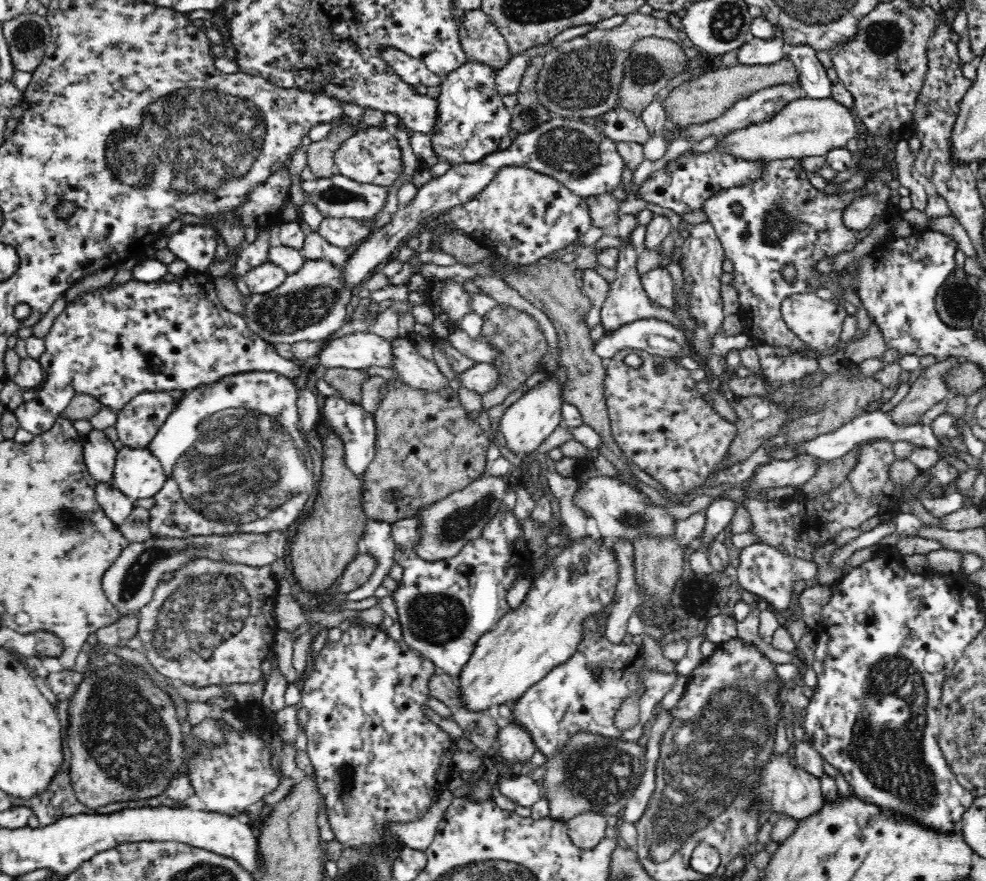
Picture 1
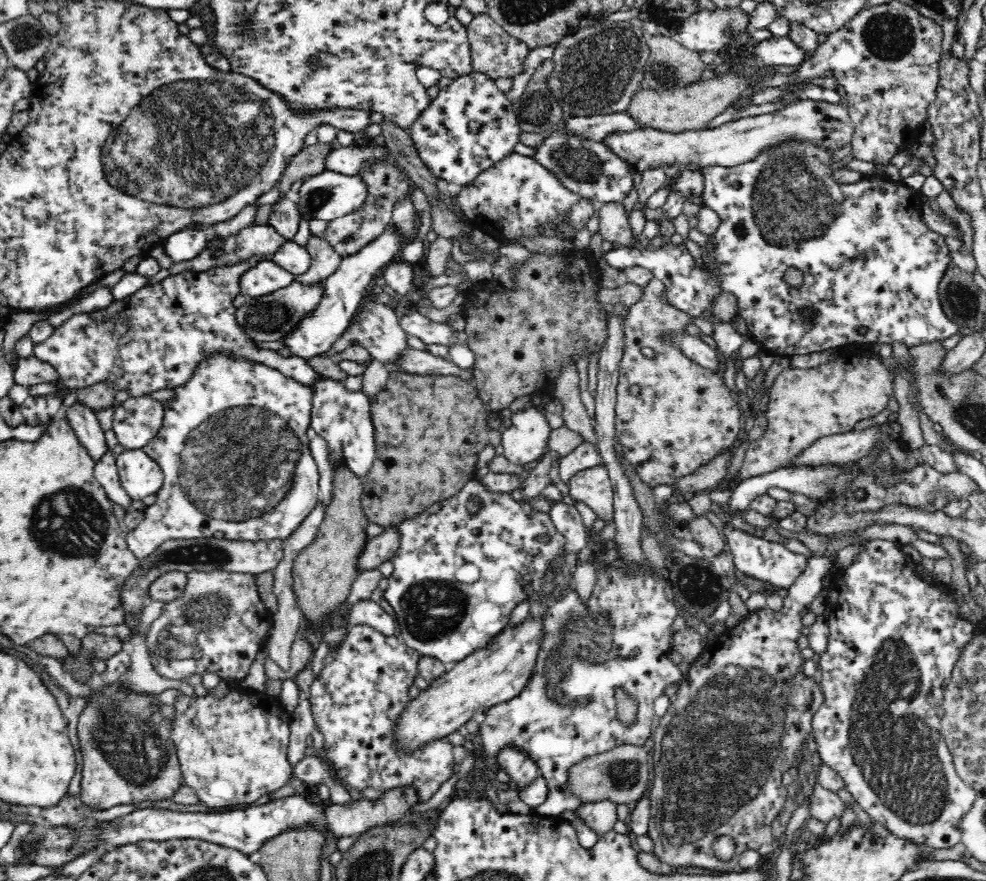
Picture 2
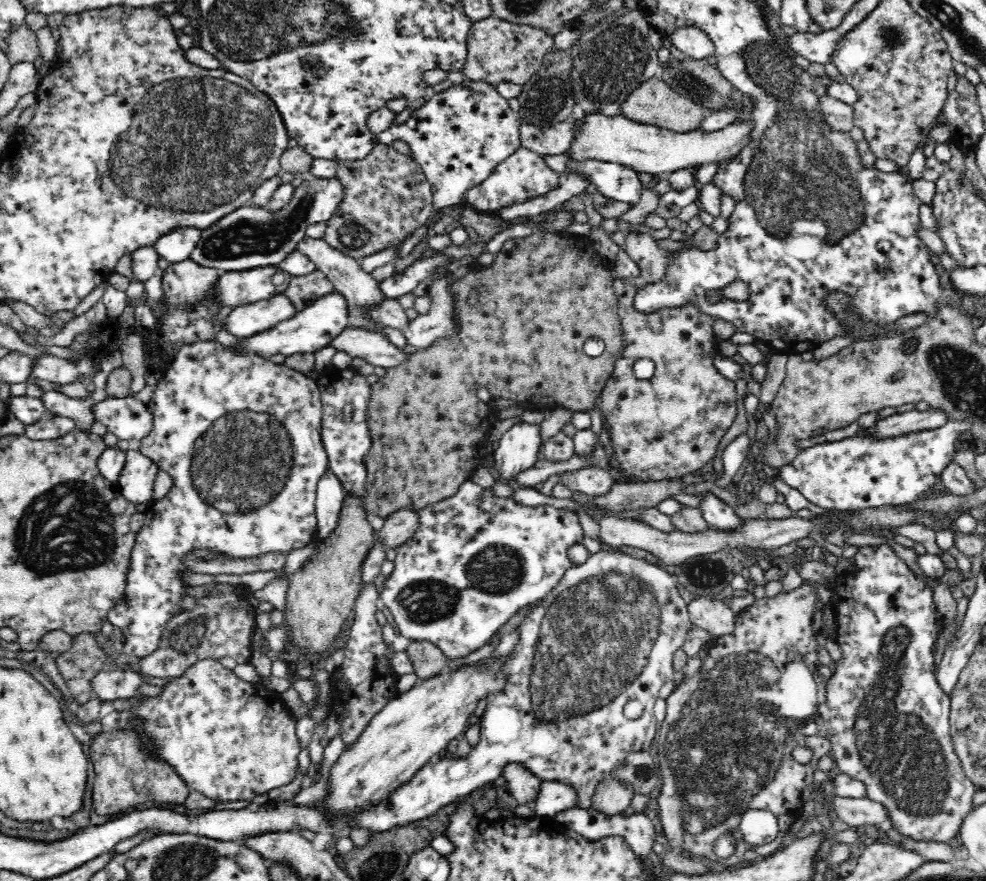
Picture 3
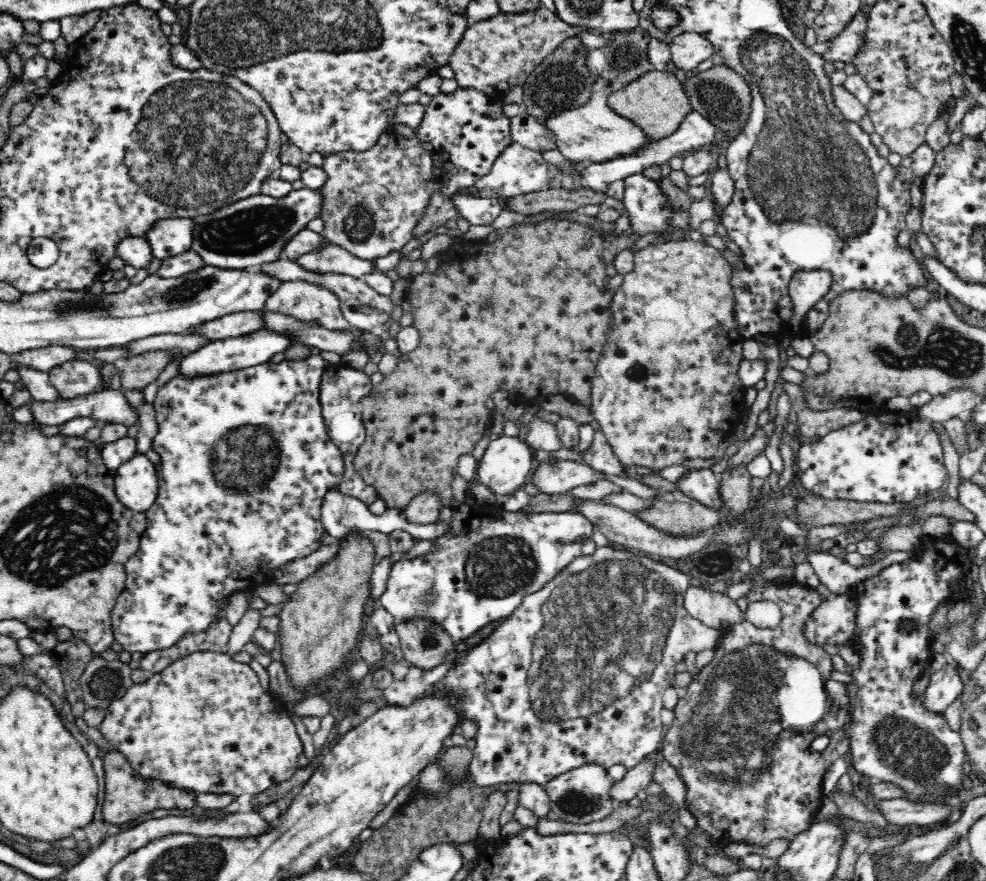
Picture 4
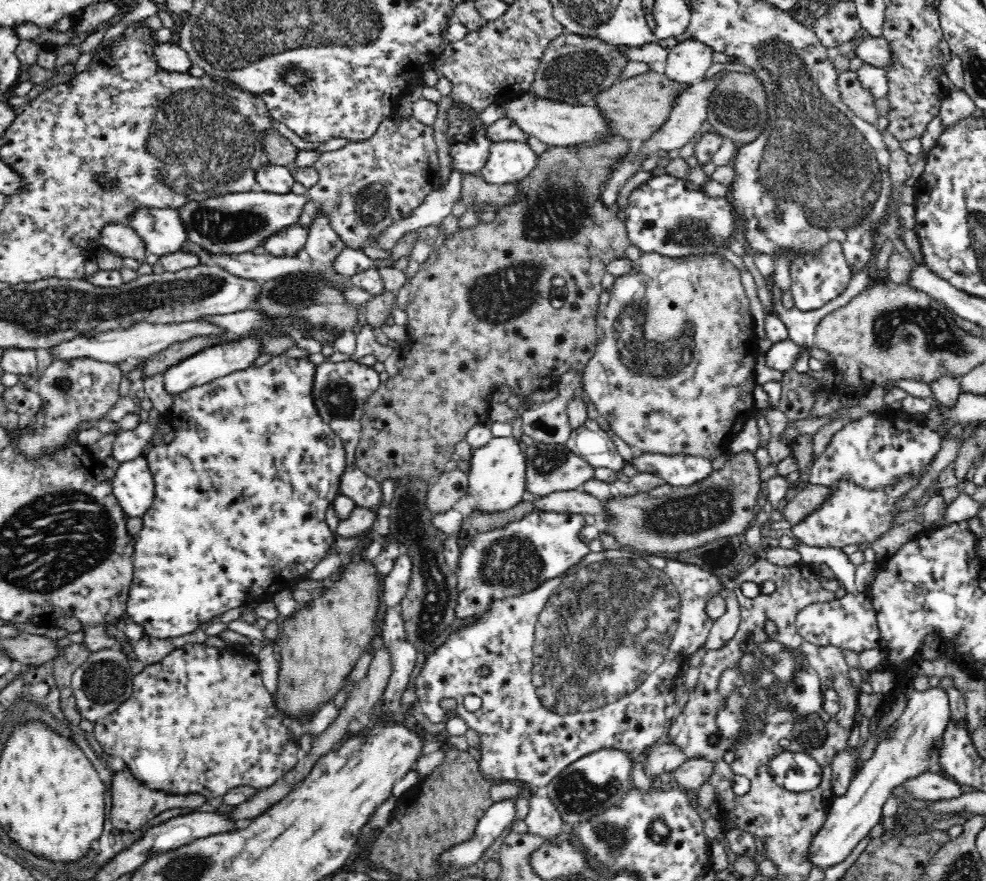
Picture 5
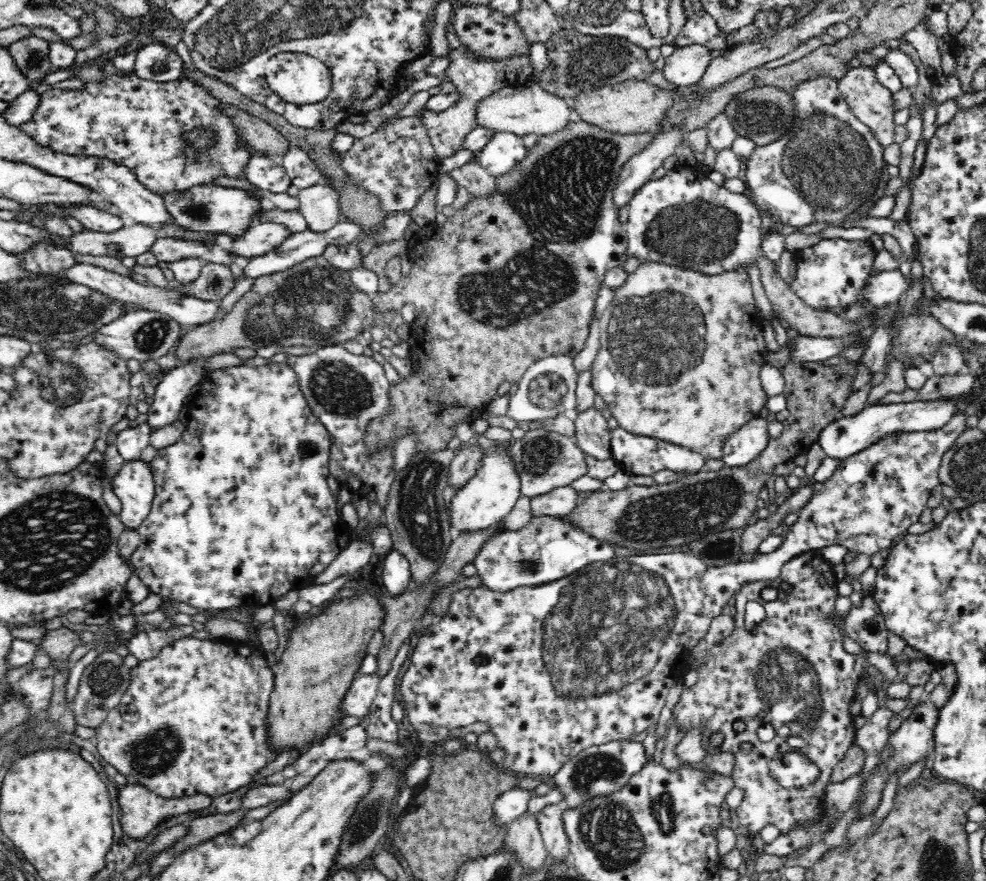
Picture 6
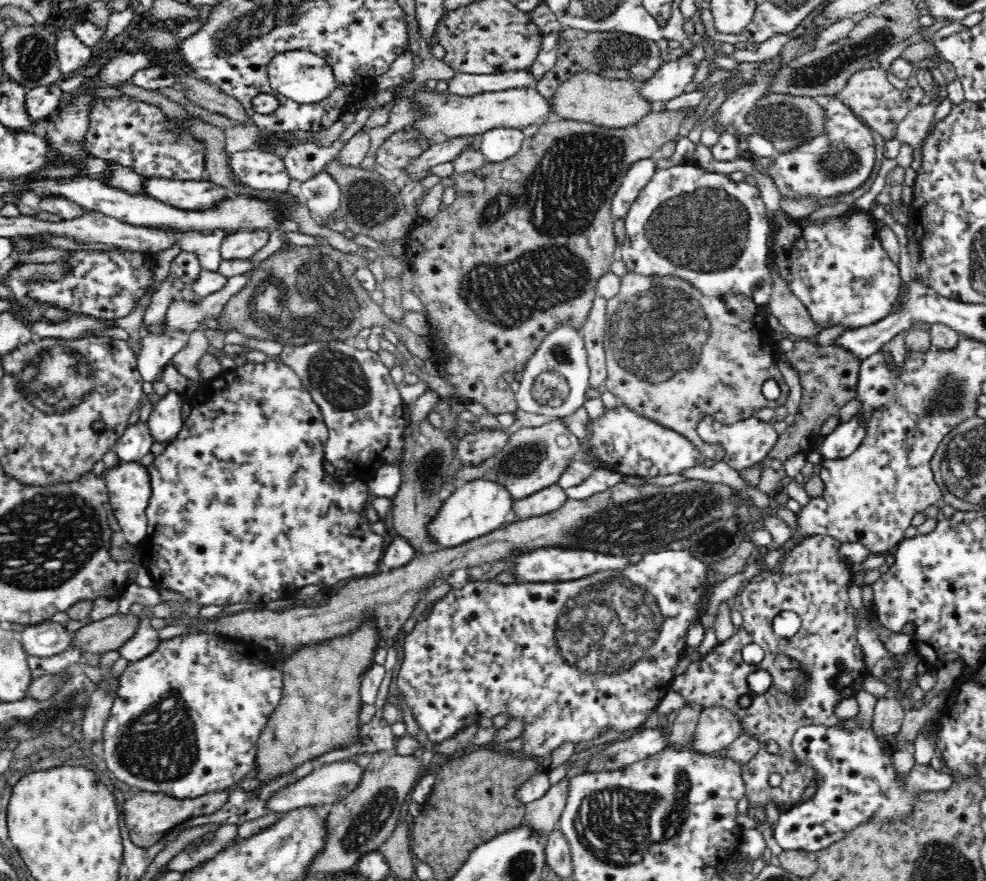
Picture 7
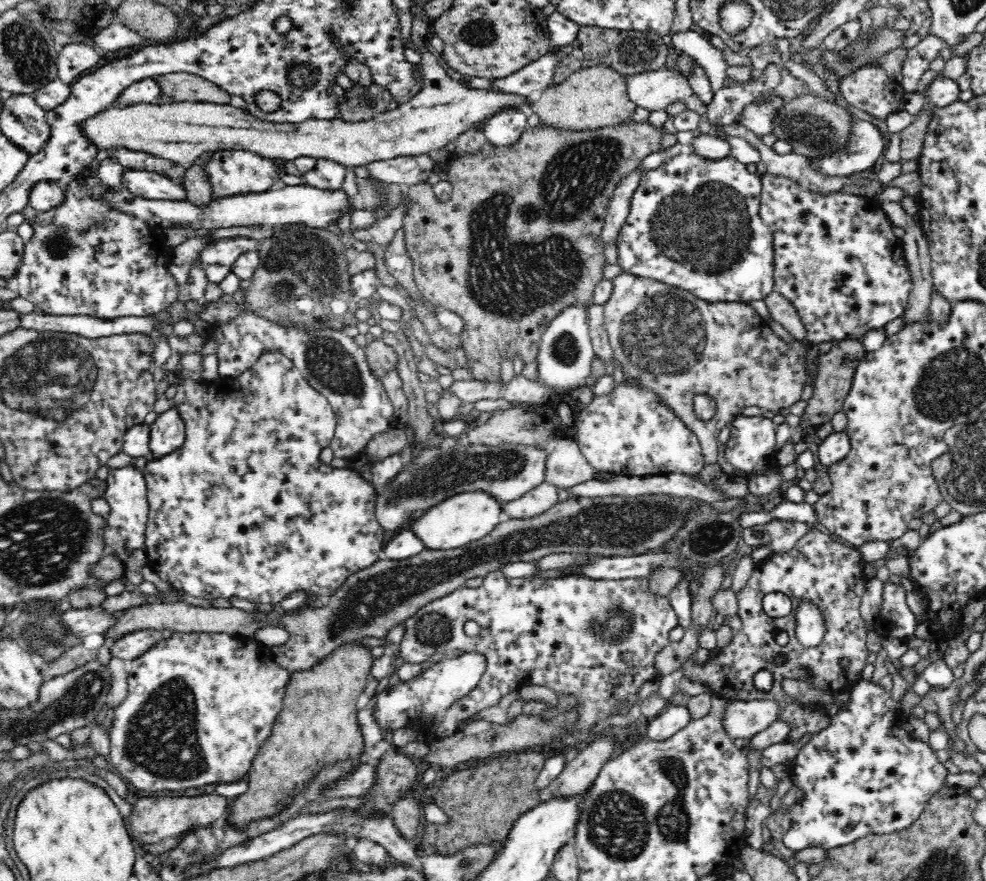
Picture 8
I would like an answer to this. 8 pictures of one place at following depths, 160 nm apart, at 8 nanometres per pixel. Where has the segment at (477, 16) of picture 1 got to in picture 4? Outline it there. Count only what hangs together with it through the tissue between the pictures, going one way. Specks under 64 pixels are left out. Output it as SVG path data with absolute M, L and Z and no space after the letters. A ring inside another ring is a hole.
M544 4L527 11L500 13L488 20L481 20L469 26L450 55L448 66L454 70L454 79L463 90L474 89L492 100L502 99L515 87L524 87L533 70L553 50L558 48L568 37L578 37L584 30L576 30L573 26L562 22L558 15Z

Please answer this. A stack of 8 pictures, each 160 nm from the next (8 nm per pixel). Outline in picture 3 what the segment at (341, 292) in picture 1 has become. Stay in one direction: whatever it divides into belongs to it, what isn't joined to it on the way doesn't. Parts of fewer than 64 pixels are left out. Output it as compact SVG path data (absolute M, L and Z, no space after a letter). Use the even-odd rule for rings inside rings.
M282 294L268 300L252 302L233 308L225 317L223 330L232 336L246 338L268 330L283 320L292 318L296 310L292 303Z

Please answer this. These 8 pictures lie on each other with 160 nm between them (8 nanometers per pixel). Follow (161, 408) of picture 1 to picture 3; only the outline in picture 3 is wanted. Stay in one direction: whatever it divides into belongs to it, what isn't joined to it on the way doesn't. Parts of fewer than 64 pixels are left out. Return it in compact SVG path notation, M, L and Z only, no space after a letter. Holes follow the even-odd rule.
M135 396L124 398L106 397L94 401L89 409L95 418L106 426L107 430L135 445L152 428L152 413Z

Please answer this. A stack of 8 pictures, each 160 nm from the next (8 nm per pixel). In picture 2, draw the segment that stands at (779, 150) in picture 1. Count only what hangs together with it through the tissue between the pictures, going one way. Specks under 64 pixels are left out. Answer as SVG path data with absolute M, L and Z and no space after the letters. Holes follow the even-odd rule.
M802 99L782 110L760 116L744 116L716 128L663 131L638 127L629 131L611 132L602 142L612 155L627 162L634 171L642 173L670 166L683 169L686 164L696 164L700 167L735 167L756 158L756 154L784 140L802 141L802 145L806 140L811 140L819 146L836 150L851 143L853 135L852 120L844 106Z

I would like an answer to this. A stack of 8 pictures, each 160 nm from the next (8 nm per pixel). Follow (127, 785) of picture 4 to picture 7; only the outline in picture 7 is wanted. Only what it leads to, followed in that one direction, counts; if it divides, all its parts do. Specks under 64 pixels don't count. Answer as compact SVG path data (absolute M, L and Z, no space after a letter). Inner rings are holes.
M228 790L200 795L196 798L176 798L164 793L139 791L125 800L125 824L132 843L136 846L150 848L169 837L170 830L190 818L210 816L218 812L228 802Z

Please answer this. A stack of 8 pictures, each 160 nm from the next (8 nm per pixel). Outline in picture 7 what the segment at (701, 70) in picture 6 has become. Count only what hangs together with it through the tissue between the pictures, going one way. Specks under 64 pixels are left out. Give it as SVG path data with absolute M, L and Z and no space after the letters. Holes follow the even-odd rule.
M703 45L694 46L686 56L684 54L676 60L666 61L653 74L652 78L638 83L638 93L648 103L669 102L673 98L685 94L686 86L693 82L697 68L704 60Z

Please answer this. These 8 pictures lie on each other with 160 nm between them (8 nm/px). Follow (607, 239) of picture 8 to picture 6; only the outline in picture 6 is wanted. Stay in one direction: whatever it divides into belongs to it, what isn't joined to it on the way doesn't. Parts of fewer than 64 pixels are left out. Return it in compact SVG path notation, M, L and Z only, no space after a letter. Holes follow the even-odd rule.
M664 130L648 149L624 163L613 194L613 203L617 209L626 206L636 191L652 180L654 170L660 168L666 158L675 154L675 148L681 146L685 134L679 130Z

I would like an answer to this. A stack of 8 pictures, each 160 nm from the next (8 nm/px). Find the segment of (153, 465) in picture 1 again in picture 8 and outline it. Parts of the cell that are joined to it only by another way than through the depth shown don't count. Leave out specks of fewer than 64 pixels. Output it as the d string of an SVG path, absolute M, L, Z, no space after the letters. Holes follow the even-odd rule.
M134 465L109 470L105 479L104 500L110 506L110 512L105 517L101 528L101 542L103 542L102 558L112 555L126 564L133 556L134 550L145 544L145 530L150 513L150 501L147 497L147 482L141 470Z

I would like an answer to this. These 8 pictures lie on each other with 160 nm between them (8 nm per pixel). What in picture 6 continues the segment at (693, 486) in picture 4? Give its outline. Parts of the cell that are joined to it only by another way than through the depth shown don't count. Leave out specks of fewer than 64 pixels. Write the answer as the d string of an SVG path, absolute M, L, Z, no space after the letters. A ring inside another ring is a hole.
M620 425L614 430L609 430L609 454L618 469L622 469L629 475L636 474L636 476L652 476L656 472L666 469L692 474L700 471L706 460L700 453L688 447L656 438L654 435L632 433Z

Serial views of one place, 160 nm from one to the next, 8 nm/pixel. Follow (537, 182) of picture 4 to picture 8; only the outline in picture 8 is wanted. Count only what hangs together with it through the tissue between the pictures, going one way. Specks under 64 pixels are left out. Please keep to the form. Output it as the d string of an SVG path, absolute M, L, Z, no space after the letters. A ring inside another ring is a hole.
M508 106L485 120L483 127L487 141L492 142L493 146L512 146L518 142L528 127L527 114L523 110L519 106Z

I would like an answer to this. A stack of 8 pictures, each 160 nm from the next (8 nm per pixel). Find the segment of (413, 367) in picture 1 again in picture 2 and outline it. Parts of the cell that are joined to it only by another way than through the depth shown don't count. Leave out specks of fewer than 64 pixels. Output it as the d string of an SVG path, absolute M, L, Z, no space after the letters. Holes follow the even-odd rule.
M372 285L365 288L359 310L341 337L327 350L328 357L334 356L350 346L360 345L369 351L372 359L382 361L391 370L393 369L393 361L409 346L407 343L408 335L398 324L398 311L391 305L380 302L378 298L379 294L372 290Z

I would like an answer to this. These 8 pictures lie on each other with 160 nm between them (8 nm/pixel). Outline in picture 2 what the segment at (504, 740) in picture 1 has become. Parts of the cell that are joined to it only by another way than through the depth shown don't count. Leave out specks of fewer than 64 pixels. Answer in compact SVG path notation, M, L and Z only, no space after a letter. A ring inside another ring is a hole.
M506 746L497 761L502 770L510 776L510 784L517 790L528 788L540 776L535 762L529 760L523 752Z

